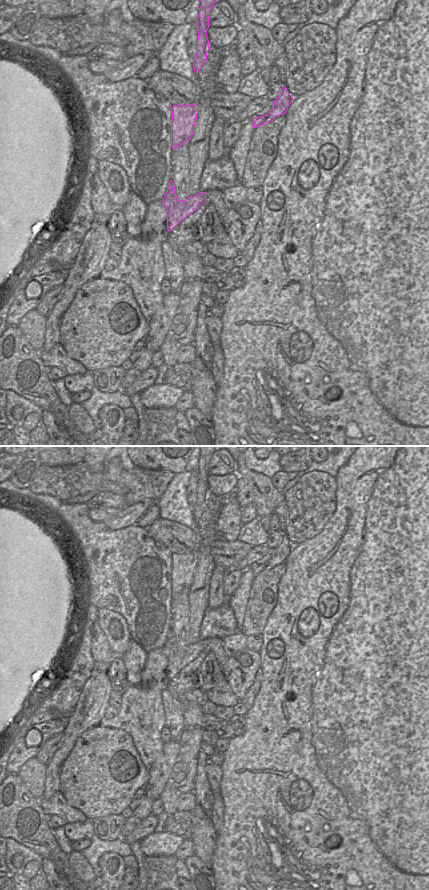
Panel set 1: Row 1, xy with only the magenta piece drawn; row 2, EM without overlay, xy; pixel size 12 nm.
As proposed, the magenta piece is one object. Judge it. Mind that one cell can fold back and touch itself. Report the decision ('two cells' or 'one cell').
two cells

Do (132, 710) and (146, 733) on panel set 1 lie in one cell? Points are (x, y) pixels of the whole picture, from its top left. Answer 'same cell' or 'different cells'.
same cell

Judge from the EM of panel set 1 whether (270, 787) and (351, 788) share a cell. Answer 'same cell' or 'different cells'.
same cell

